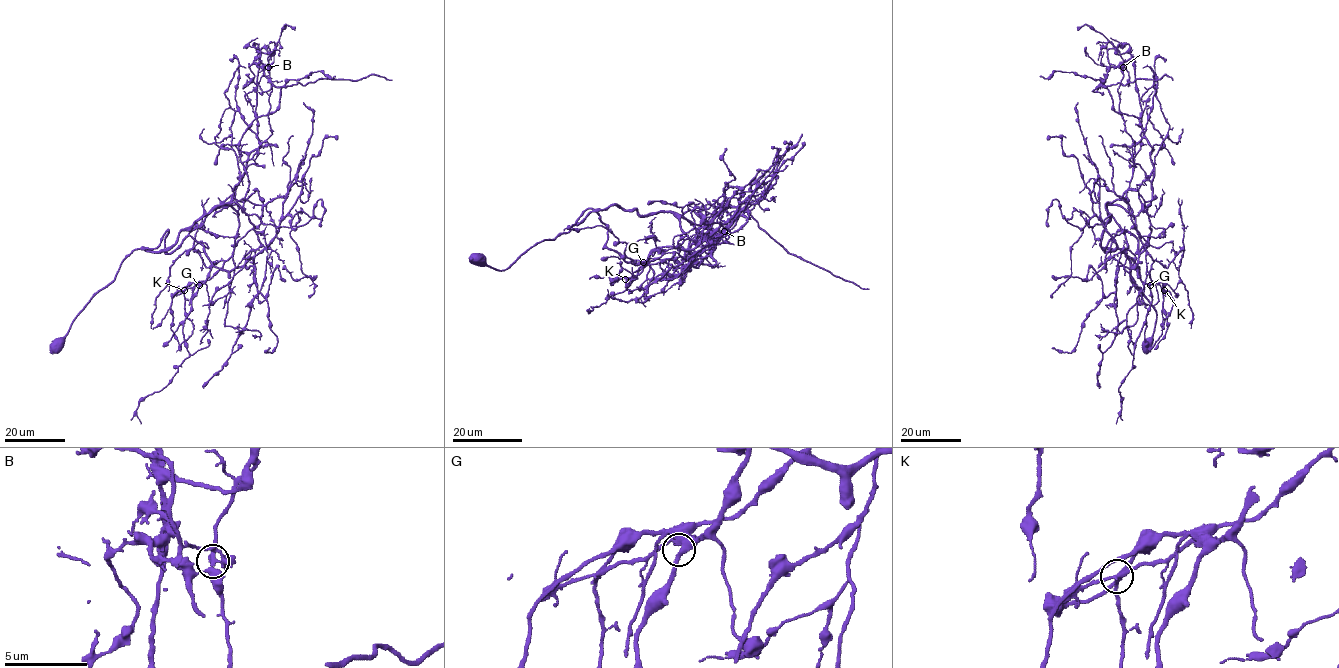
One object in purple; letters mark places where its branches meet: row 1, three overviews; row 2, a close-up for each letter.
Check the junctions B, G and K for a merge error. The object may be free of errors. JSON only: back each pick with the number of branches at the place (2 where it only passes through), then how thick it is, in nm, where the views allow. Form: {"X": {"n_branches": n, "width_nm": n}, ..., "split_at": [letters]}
{"B": {"n_branches": 3, "width_nm": 280}, "split_at": ["B"]}

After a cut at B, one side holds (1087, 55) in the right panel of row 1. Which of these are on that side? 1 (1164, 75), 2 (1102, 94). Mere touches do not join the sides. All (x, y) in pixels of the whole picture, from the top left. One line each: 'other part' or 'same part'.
1: same part
2: same part

